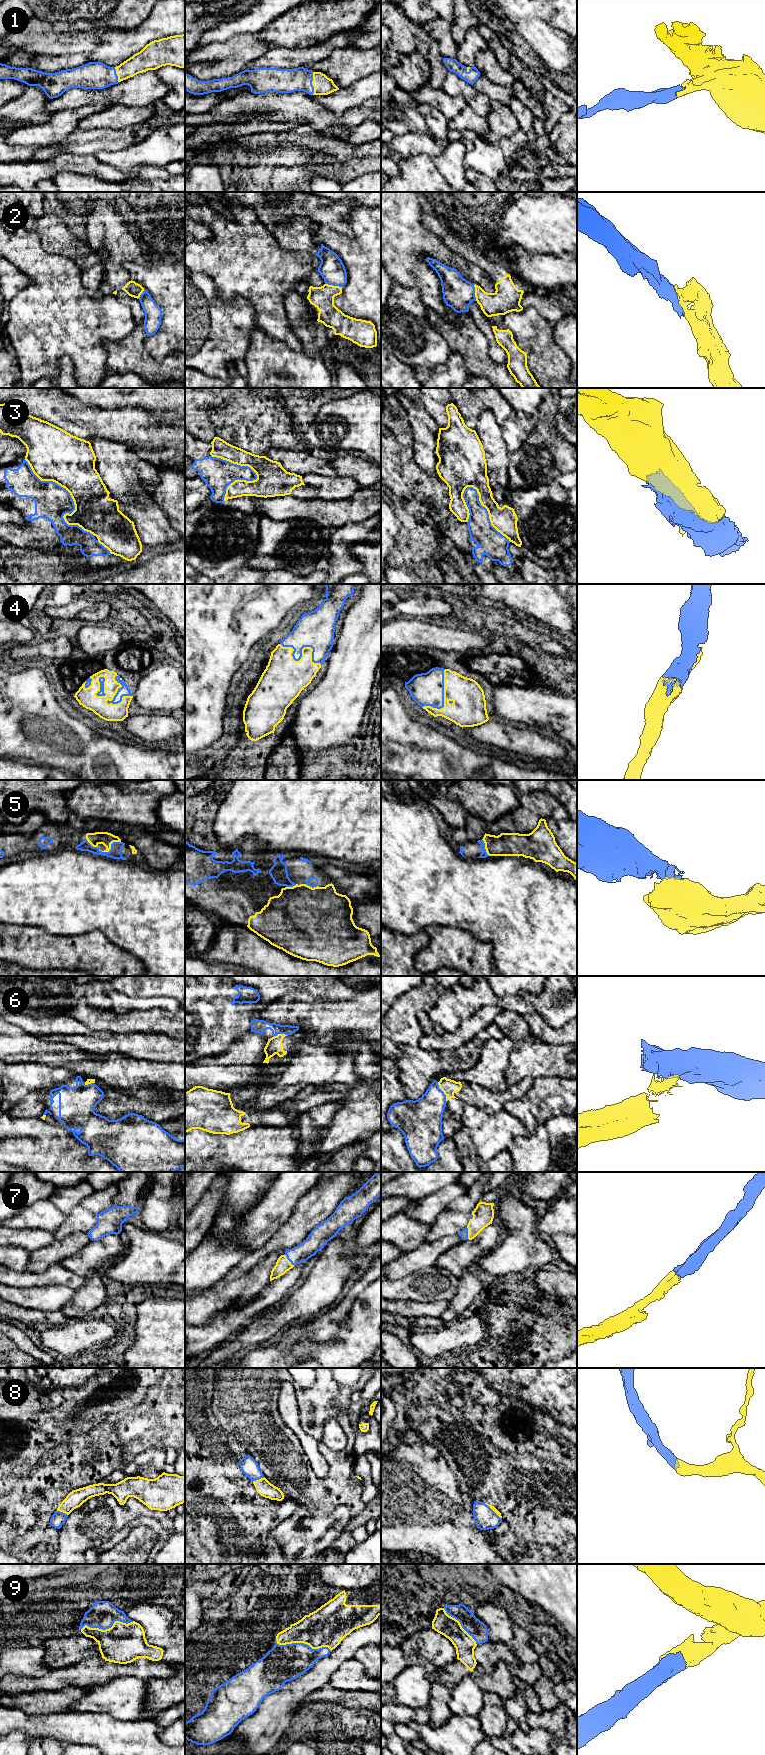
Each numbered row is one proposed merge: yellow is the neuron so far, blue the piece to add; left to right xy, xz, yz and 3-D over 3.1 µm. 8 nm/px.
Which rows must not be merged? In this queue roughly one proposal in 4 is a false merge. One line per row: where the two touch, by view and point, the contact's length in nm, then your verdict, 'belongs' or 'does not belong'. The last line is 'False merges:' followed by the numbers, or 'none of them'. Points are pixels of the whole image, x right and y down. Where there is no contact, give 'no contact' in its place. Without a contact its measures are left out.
1: xz (312, 83) | 180 nm | belongs
2: xz (332, 285) | 140 nm | does not belong
3: xy (72, 498) | 850 nm | does not belong
4: xz (302, 653) | 360 nm | belongs
5: xy (110, 848) | 200 nm | belongs
6: yz (443, 1091) | 180 nm | does not belong
7: xz (288, 1260) | 130 nm | belongs
8: yz (493, 1510) | 190 nm | belongs
9: xy (107, 1629) | 440 nm | belongs
False merges: 2, 3, 6

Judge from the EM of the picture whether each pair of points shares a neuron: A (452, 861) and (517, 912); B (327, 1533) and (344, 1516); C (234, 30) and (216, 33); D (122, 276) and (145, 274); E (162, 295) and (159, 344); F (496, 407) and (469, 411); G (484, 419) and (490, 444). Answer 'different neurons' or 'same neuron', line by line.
A: same neuron
B: same neuron
C: same neuron
D: different neurons
E: same neuron
F: same neuron
G: same neuron

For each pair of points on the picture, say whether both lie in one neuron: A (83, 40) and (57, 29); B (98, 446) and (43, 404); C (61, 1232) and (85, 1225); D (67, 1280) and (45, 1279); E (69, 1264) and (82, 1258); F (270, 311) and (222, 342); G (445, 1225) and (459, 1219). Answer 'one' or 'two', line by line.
A: one
B: two
C: one
D: one
E: one
F: two
G: one

